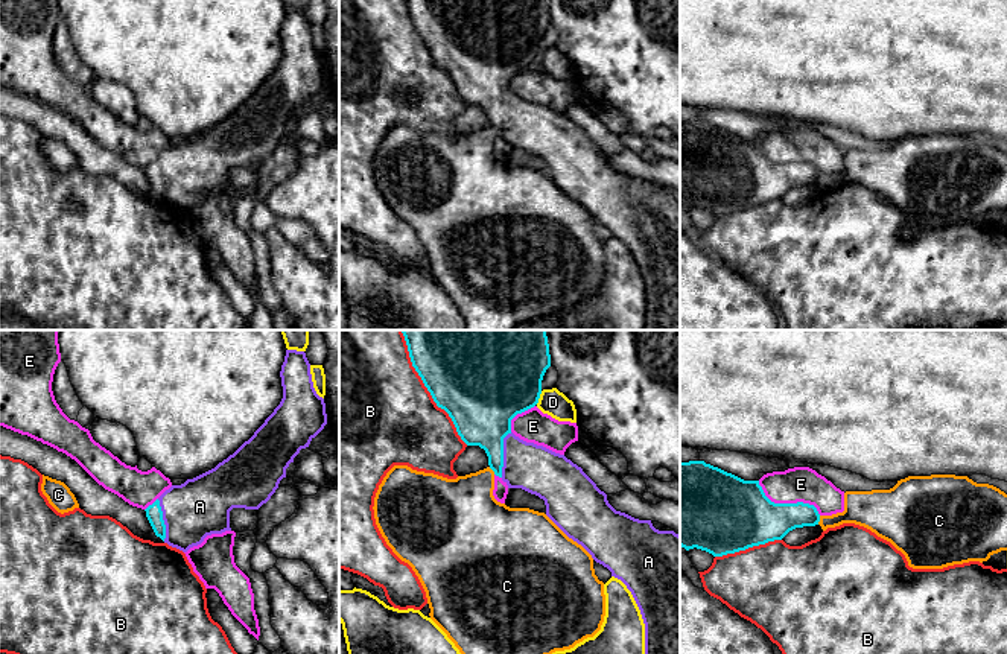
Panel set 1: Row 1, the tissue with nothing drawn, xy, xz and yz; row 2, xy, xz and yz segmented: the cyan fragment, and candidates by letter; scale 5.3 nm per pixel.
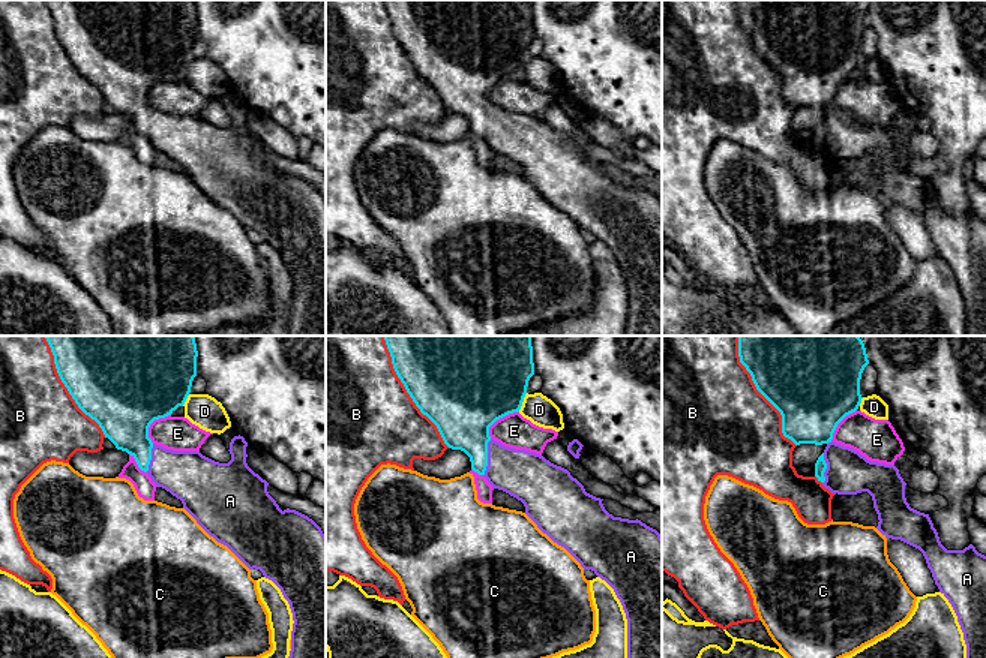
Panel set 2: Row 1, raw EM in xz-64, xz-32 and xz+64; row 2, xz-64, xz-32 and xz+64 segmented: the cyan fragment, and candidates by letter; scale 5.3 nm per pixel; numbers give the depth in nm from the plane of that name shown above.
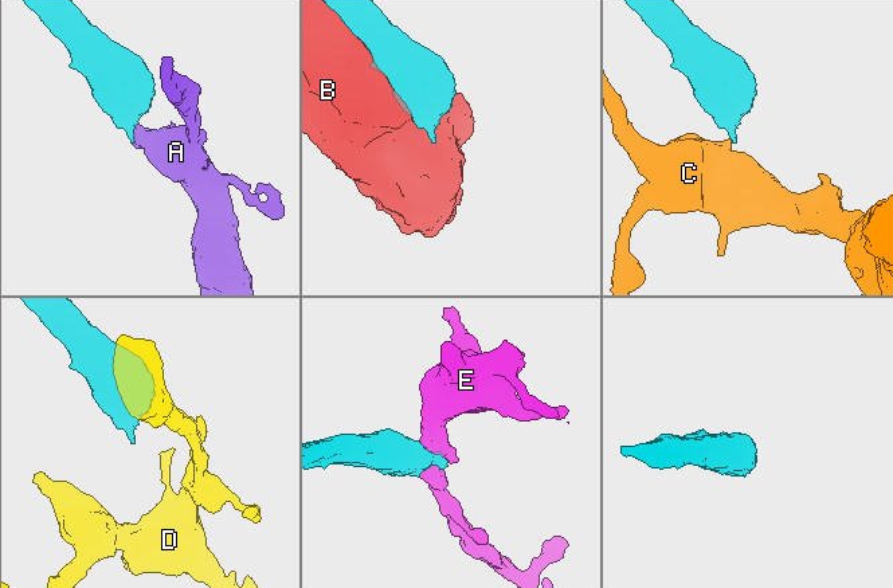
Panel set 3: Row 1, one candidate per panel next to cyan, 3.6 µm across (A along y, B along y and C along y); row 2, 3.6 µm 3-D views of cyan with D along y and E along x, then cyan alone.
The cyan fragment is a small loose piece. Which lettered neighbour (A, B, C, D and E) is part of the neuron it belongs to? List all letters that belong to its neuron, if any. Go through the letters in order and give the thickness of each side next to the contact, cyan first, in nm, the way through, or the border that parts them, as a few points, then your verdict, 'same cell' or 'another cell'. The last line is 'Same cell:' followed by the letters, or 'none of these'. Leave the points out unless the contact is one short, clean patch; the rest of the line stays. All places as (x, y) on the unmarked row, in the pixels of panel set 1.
A: calibres 320 and 260 nm; way xz (482, 70), (502, 113), (534, 128); same cell
B: calibres 440 and 500 nm; another cell
C: calibres 190 and 190 nm; another cell
D: calibres 420 and 140 nm; border xz (542, 50), (536, 63); another cell
E: calibres 340 and 190 nm; another cell
Same cell: A

